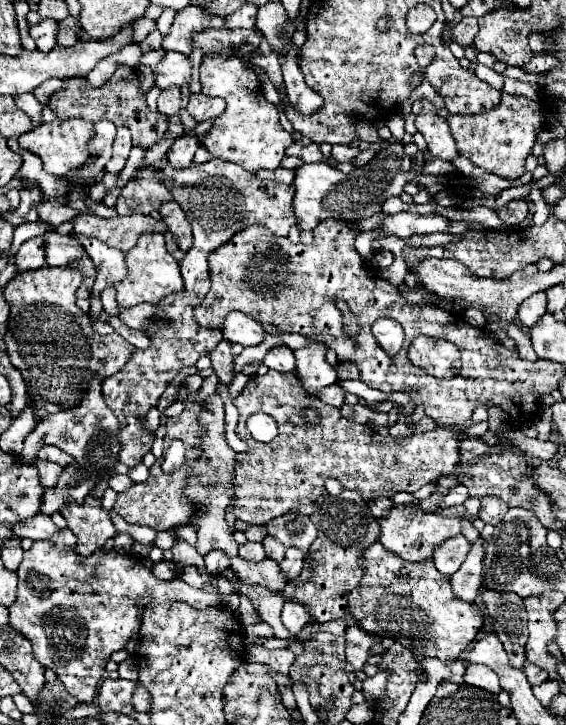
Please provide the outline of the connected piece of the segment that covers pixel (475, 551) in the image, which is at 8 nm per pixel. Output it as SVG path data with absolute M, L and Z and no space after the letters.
M478 539L472 545L462 567L450 577L452 591L462 601L468 601L468 603L476 601L482 589L482 555L484 555L484 545L482 545L482 539Z

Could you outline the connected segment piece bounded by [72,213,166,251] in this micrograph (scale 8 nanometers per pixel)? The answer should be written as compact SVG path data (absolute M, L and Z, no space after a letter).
M80 213L78 217L74 217L74 231L78 235L86 235L86 237L94 237L102 243L106 243L108 247L120 249L120 251L130 251L138 237L144 233L164 233L166 231L166 223L164 221L156 221L150 215L130 215L130 217L112 217L112 219L104 219L98 215L84 215Z

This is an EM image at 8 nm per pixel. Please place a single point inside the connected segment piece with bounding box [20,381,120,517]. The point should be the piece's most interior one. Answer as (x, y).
(74, 431)

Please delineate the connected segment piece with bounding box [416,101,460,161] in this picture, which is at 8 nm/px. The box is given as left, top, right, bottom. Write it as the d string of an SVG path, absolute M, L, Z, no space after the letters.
M424 101L422 113L416 119L416 127L424 135L434 157L440 157L444 161L454 161L460 155L446 119L440 119L436 115L436 107L430 101Z

